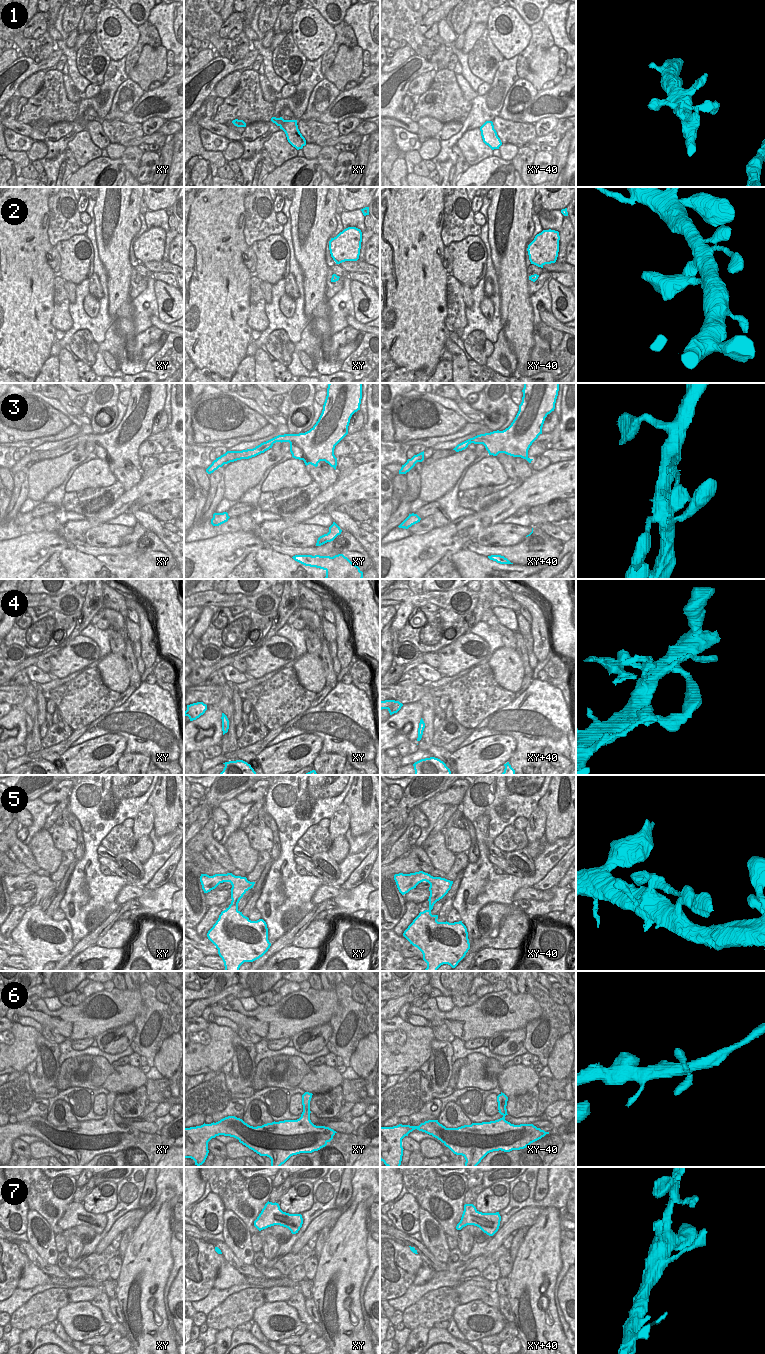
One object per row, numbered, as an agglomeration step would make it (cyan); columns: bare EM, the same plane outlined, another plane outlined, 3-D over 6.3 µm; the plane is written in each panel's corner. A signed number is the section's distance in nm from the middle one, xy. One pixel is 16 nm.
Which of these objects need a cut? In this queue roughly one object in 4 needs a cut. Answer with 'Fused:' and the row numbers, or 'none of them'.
Fused: 4

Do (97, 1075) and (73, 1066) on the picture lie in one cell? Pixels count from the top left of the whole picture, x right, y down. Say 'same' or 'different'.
same

